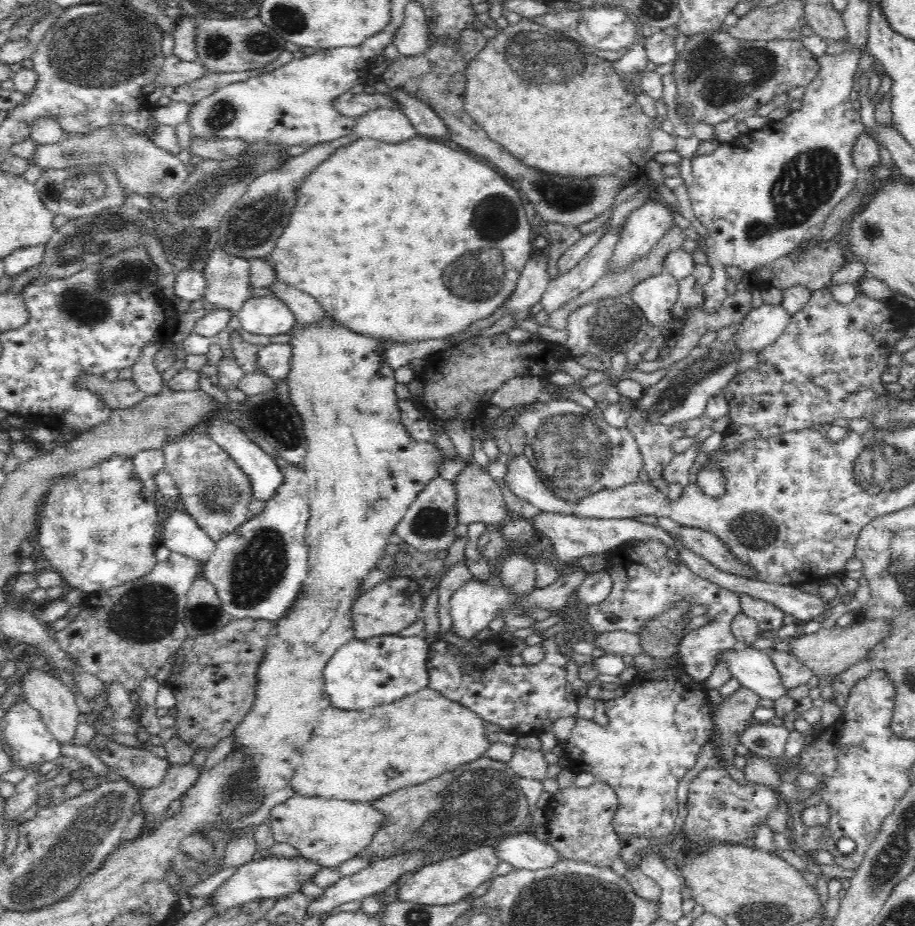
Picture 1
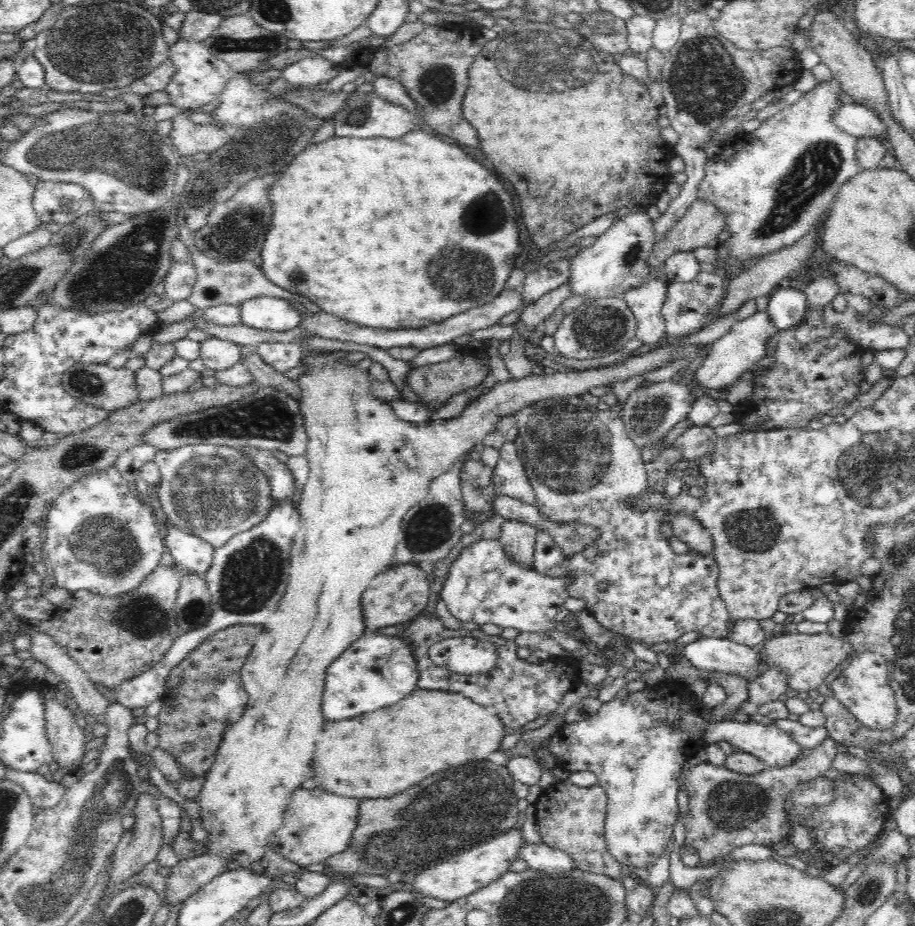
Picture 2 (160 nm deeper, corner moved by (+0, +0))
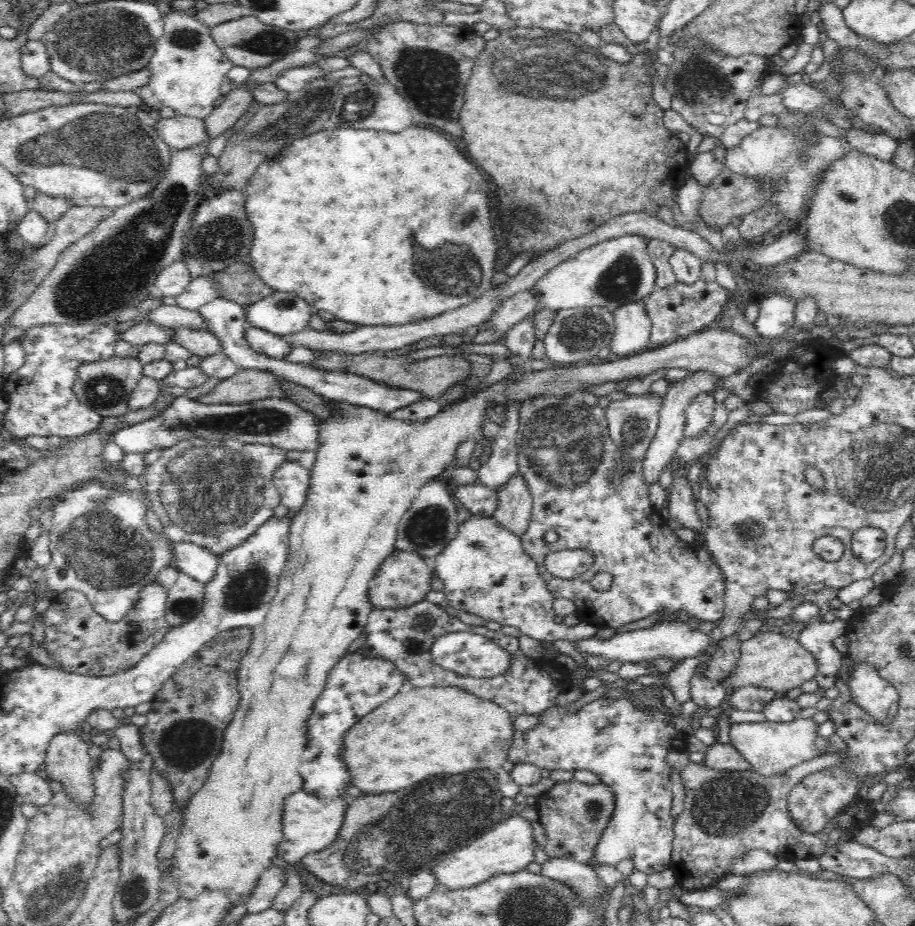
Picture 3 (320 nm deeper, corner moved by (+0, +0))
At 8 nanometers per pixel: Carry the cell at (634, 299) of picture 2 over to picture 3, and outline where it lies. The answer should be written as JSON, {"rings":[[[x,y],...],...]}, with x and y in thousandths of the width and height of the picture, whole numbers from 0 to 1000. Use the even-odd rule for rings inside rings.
{"rings":[[[703,325],[675,332],[670,342],[672,353],[667,370],[669,386],[686,386],[711,376],[709,365],[713,347]]]}

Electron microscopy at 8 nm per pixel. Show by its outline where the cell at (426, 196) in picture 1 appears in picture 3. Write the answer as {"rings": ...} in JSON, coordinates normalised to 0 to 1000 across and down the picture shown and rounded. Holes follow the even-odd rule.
{"rings":[[[450,134],[435,145],[428,145],[409,139],[358,136],[339,147],[320,151],[306,166],[290,171],[269,198],[267,208],[270,211],[269,232],[275,238],[275,242],[280,240],[272,274],[280,296],[301,314],[322,316],[348,336],[361,337],[369,346],[391,352],[431,352],[461,347],[483,339],[486,335],[510,329],[540,310],[537,305],[542,294],[540,285],[544,276],[544,262],[540,258],[540,246],[536,240],[533,197],[527,192],[522,181],[518,181],[485,147],[474,140]]]}

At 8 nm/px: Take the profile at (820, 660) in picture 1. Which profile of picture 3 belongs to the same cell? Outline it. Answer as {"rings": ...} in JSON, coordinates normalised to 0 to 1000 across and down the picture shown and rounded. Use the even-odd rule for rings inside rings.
{"rings":[[[833,681],[809,697],[809,711],[803,725],[800,725],[789,737],[798,746],[811,741],[830,741],[846,747],[859,748],[874,742],[881,734],[889,733],[894,727],[894,716],[870,690],[869,686],[855,688],[854,684]]]}

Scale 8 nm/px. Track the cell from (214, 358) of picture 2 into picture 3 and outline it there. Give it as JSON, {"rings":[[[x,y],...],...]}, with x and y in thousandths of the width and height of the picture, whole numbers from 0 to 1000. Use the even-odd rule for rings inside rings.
{"rings":[[[205,353],[190,355],[187,363],[189,369],[200,371],[211,383],[219,388],[245,379],[243,369],[225,355],[208,355]]]}

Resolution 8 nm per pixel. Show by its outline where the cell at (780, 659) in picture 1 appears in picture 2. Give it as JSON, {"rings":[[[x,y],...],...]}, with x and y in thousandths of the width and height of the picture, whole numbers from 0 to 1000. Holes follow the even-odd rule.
{"rings":[[[844,719],[835,725],[834,729],[820,735],[817,738],[819,758],[833,762],[850,756],[860,744],[859,729],[849,719]]]}

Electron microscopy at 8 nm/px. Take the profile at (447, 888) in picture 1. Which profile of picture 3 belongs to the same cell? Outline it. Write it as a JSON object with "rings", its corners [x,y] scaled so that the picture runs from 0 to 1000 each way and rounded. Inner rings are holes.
{"rings":[[[569,880],[556,881],[553,886],[544,887],[543,891],[530,897],[511,914],[497,918],[483,931],[471,934],[477,952],[485,956],[487,960],[510,960],[531,952],[537,946],[573,940],[584,929],[587,914],[579,889]]]}

